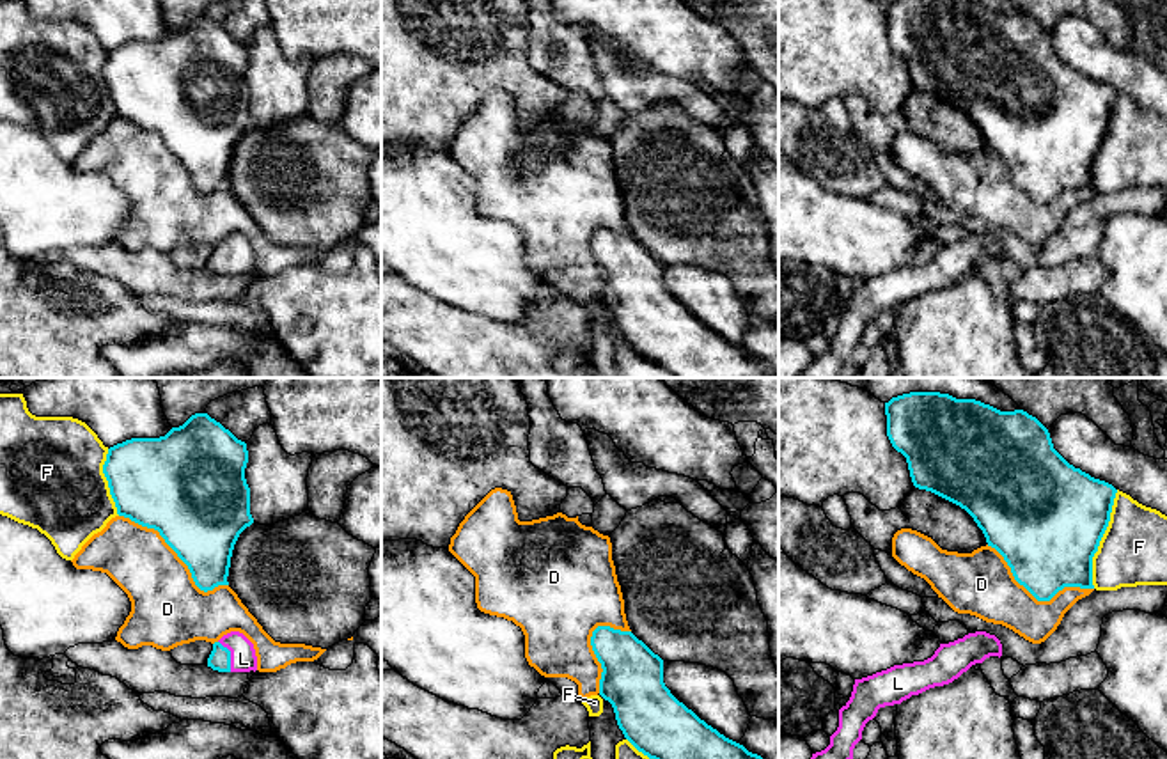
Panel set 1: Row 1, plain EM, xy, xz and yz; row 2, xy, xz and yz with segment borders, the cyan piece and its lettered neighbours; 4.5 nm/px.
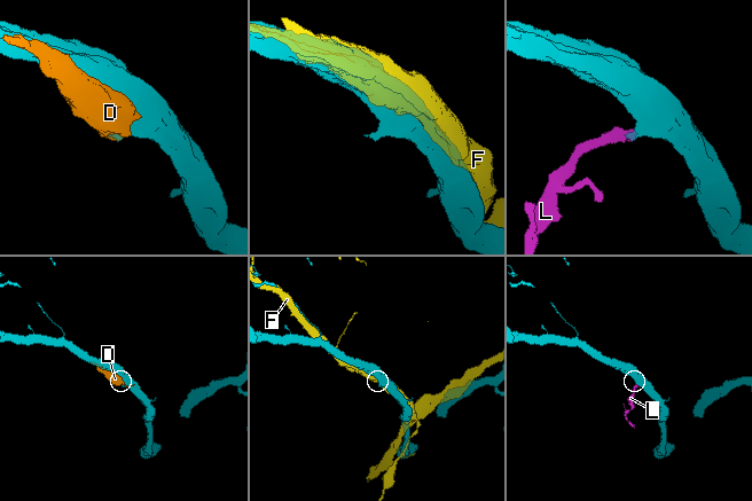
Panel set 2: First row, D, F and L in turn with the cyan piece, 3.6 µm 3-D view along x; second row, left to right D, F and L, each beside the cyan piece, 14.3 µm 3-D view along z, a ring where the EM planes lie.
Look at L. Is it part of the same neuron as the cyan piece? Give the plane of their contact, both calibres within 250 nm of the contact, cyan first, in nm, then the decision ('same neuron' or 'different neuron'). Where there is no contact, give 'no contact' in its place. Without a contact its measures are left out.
contact in xy; calibres 100 and 120 nm; same neuron

